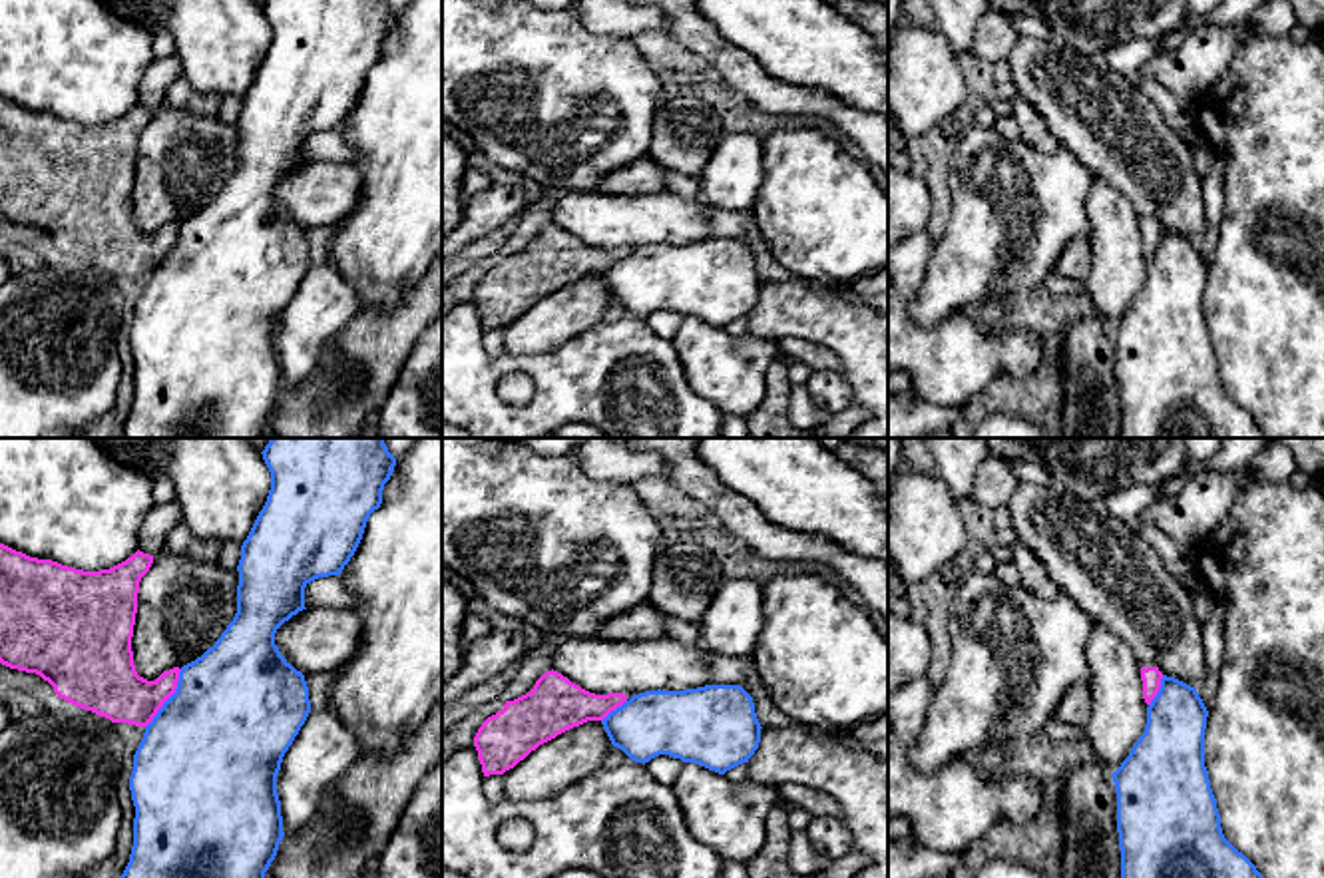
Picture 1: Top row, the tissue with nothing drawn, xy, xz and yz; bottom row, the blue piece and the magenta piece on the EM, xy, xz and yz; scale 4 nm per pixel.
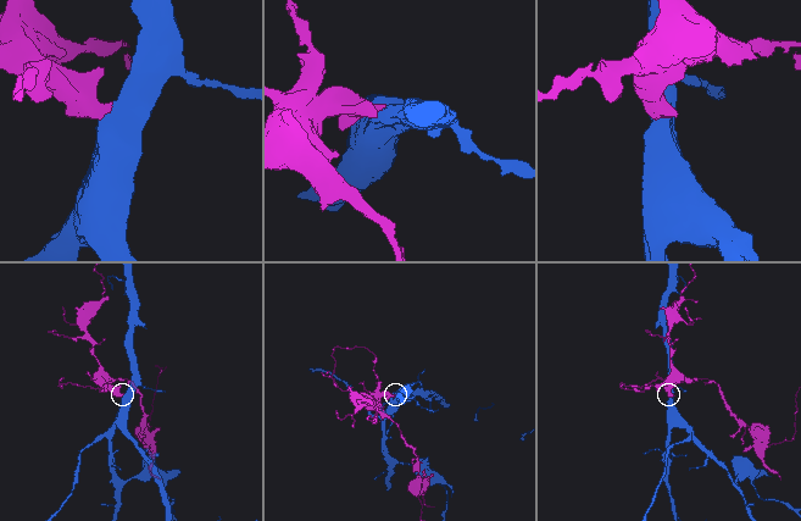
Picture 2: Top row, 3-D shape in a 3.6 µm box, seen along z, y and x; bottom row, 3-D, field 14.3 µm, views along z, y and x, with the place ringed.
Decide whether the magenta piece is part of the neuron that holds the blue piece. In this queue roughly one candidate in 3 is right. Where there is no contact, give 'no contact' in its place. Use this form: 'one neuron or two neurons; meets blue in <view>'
two neurons; meets blue in xy

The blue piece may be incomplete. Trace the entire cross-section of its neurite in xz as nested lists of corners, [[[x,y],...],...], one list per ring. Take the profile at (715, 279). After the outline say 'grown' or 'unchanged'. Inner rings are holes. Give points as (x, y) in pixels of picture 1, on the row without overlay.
[[[741,239],[633,249],[601,275],[613,301],[635,317],[659,309],[719,329],[749,317],[761,297],[753,251]]]; unchanged

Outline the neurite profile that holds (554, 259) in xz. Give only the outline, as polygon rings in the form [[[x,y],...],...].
[[[557,225],[488,271],[474,291],[484,330],[504,329],[540,299],[587,275],[603,275],[627,255],[623,247],[595,249]]]

